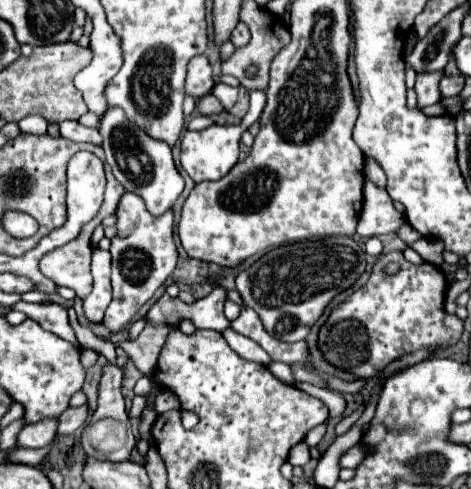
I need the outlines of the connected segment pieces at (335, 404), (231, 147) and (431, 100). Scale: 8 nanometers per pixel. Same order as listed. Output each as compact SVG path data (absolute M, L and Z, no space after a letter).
M296 381L296 387L298 387L300 391L304 391L304 393L312 393L312 395L320 397L320 399L328 405L330 417L340 415L340 411L344 411L344 407L346 407L346 401L344 401L342 395L338 395L336 391L328 391L328 389L324 389L324 387L318 387L318 385L312 385L312 383L302 383L302 381Z
M254 90L249 94L249 110L244 119L238 125L210 125L208 129L202 131L186 131L186 135L182 137L182 169L196 181L218 181L222 179L236 163L238 163L238 153L240 153L240 137L244 131L248 131L248 127L258 121L266 104L265 91Z
M434 71L434 73L420 73L416 79L416 95L418 95L418 109L422 111L428 105L434 105L440 101L440 89L438 83L442 79L444 71Z

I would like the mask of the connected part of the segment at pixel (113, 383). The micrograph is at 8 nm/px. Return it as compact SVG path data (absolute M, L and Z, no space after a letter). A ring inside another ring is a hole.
M106 365L102 381L100 381L98 407L96 407L90 423L82 431L82 445L88 455L92 455L96 459L104 459L104 461L116 461L116 463L130 461L130 453L136 445L136 439L130 429L130 419L124 409L124 397L120 393L120 383L122 383L122 369Z

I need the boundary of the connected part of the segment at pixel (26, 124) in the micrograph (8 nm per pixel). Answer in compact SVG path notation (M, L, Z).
M26 115L24 119L18 121L18 127L24 133L44 133L48 123L46 123L46 119L42 115Z

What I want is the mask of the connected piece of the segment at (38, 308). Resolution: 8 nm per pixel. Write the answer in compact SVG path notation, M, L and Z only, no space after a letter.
M16 303L18 311L26 313L28 317L36 319L44 329L56 333L58 337L70 341L70 343L76 343L76 335L74 335L74 329L70 327L68 323L68 315L66 315L66 309L60 307L58 303L52 303L52 305L40 305L40 303Z

